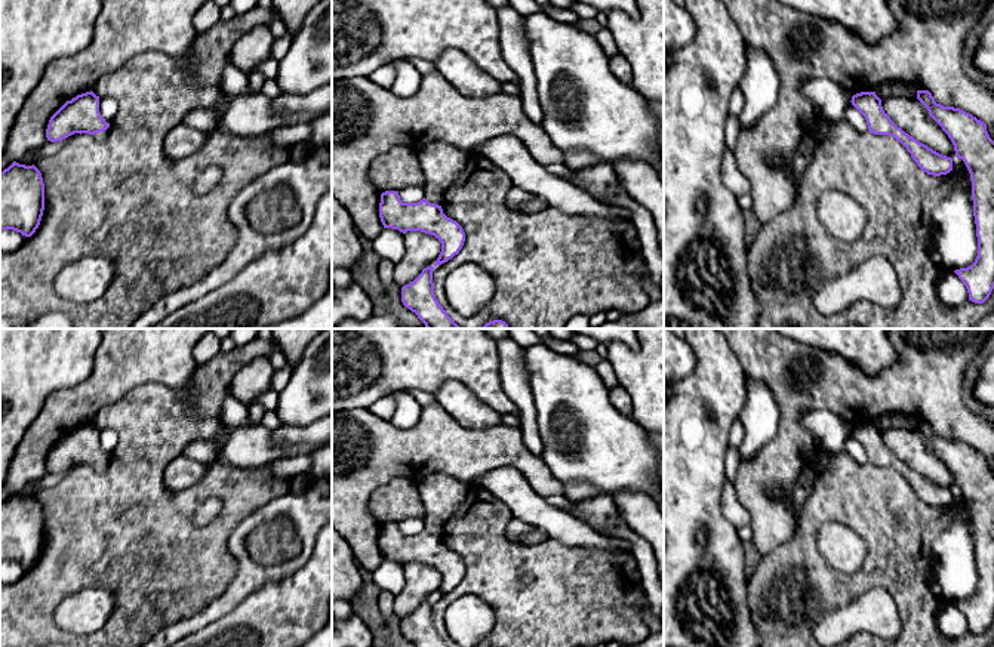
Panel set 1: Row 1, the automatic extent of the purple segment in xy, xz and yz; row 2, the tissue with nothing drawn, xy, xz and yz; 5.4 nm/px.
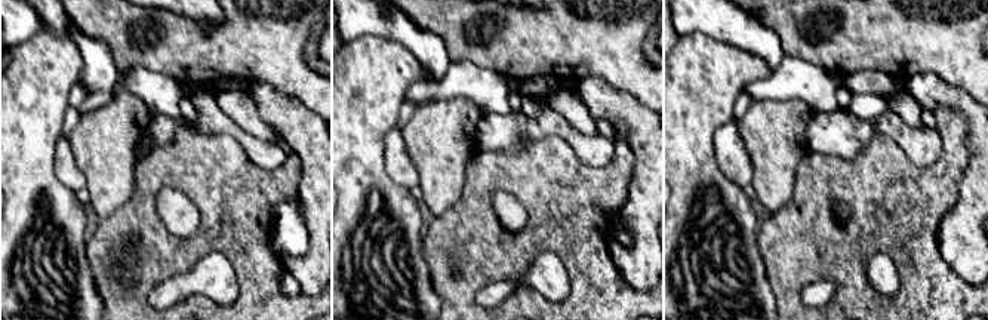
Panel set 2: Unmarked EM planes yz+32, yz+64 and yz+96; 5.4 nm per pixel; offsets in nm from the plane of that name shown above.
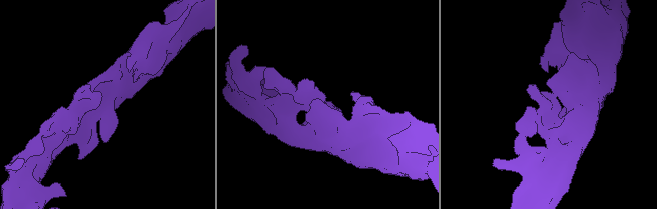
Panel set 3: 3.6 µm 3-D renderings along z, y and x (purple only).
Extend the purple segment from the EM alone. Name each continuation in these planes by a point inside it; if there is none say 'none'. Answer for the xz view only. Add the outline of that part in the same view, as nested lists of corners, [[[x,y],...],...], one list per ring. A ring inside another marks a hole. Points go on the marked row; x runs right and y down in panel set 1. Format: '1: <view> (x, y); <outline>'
1: xz (442, 163); [[[433,142],[416,150],[425,176],[425,200],[441,206],[449,187],[464,170],[470,152],[444,144]]]

